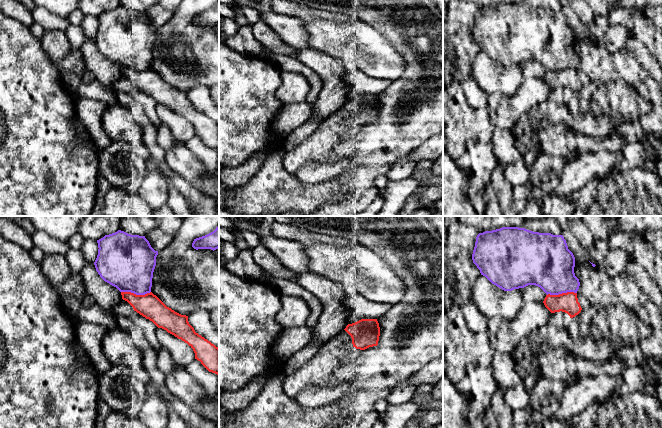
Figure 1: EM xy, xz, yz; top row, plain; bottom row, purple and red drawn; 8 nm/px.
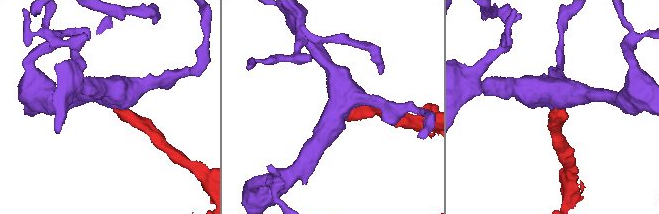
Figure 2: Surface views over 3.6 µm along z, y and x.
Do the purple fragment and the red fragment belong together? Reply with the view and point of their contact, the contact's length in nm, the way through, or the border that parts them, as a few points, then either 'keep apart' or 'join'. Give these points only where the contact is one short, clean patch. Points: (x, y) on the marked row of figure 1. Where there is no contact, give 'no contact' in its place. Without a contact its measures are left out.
xy (136, 294) | 240 nm | keep apart

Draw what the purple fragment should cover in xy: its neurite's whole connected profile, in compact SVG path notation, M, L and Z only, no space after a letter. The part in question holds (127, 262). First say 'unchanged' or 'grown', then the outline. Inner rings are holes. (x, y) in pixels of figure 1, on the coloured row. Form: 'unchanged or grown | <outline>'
unchanged | M118 230L97 240L98 255L94 262L100 277L120 292L145 295L151 292L153 272L158 251L155 251L145 236L131 235Z

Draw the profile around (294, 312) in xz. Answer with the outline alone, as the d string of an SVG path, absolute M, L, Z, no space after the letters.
M281 295L281 310L276 316L276 322L282 328L305 326L310 315L306 302L298 296Z

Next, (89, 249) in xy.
M85 240L80 250L88 263L94 263L98 255L98 243L96 240Z

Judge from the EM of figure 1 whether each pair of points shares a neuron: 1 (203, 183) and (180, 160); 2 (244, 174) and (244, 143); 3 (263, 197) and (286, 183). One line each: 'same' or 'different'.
1: same
2: different
3: same

